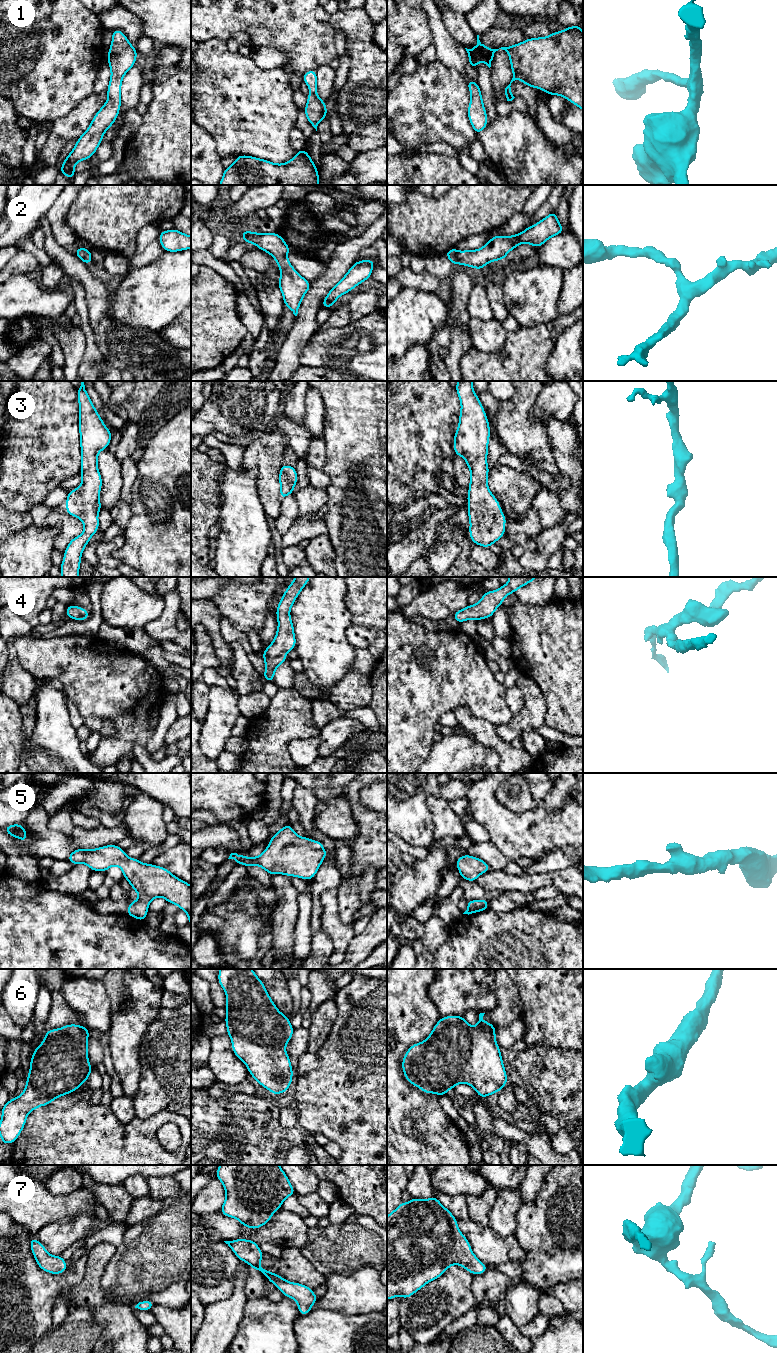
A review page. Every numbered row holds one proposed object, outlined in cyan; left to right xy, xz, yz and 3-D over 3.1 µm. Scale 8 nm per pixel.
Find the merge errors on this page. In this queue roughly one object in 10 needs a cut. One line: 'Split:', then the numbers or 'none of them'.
Split: none of them

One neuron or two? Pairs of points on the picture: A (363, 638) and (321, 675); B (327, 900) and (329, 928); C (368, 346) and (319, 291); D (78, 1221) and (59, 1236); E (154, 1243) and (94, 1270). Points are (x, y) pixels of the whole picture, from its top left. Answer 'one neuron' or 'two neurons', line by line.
A: two neurons
B: one neuron
C: two neurons
D: one neuron
E: two neurons

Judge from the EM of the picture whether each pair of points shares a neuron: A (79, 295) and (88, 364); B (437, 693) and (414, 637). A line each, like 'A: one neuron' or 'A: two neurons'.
A: one neuron
B: one neuron

